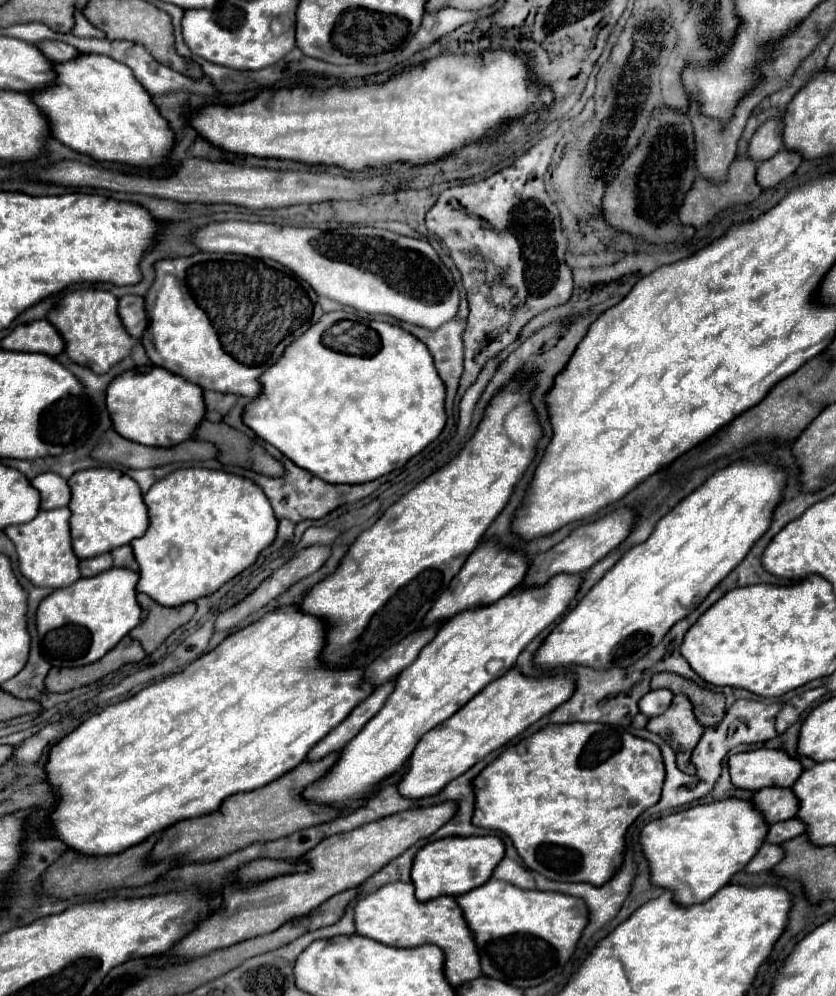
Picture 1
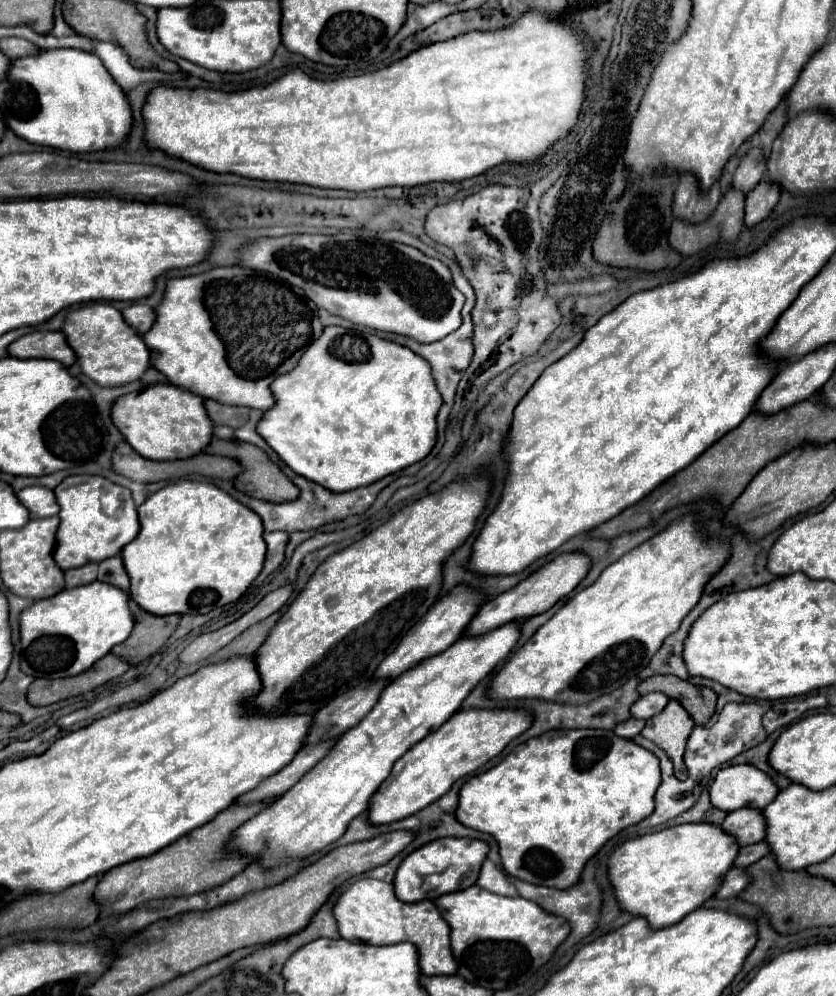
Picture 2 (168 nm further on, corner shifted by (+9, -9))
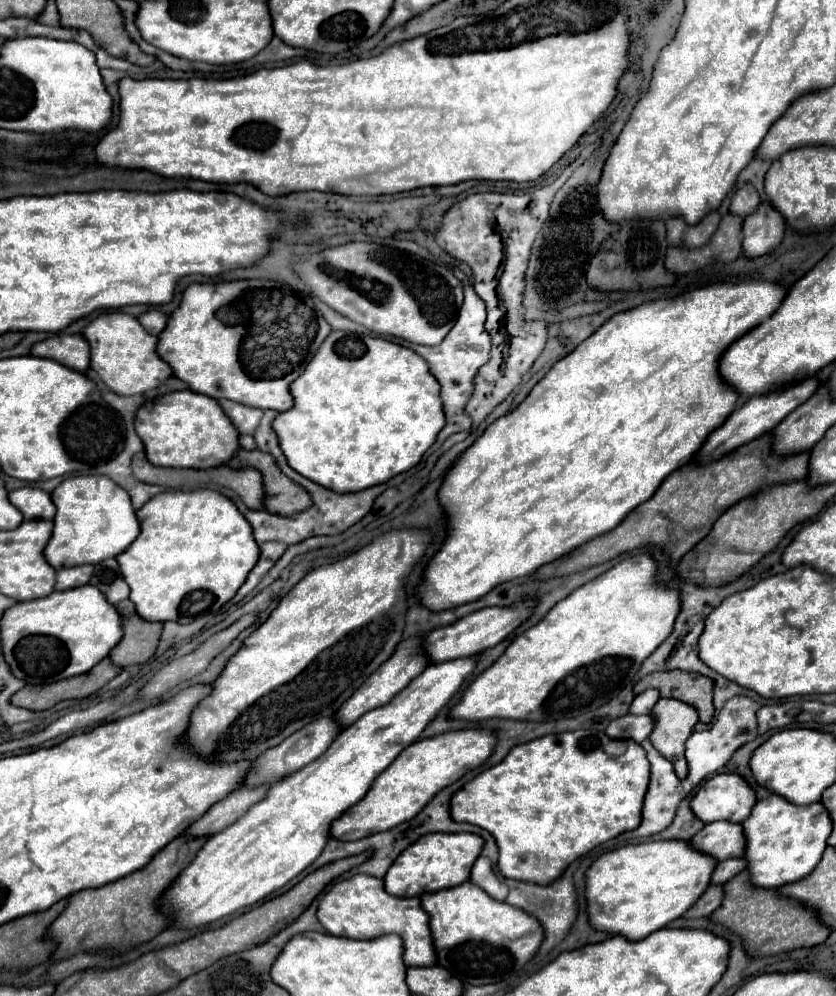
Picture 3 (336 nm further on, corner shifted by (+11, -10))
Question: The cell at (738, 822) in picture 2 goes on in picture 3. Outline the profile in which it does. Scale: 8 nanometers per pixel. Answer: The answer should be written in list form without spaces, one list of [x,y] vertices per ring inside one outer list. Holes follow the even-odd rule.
[[[712,822],[706,824],[688,842],[694,850],[712,856],[716,862],[744,856],[744,832],[740,824]]]

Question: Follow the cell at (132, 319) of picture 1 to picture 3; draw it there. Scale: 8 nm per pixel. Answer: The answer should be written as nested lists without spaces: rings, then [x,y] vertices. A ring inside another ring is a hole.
[[[150,310],[150,312],[142,314],[138,320],[144,324],[144,328],[150,334],[160,334],[168,324],[168,316],[164,312],[160,312],[160,310]]]

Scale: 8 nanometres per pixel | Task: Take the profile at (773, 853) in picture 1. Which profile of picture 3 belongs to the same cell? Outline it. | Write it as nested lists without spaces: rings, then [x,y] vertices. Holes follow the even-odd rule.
[[[708,886],[708,890],[696,900],[696,904],[684,914],[684,918],[710,916],[710,912],[714,912],[714,908],[718,908],[720,902],[722,902],[722,886]]]

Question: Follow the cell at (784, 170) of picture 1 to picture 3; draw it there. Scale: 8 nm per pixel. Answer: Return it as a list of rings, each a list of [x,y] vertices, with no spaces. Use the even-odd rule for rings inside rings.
[[[760,204],[758,212],[744,218],[742,250],[746,258],[758,258],[772,252],[784,238],[784,218],[768,204]]]

